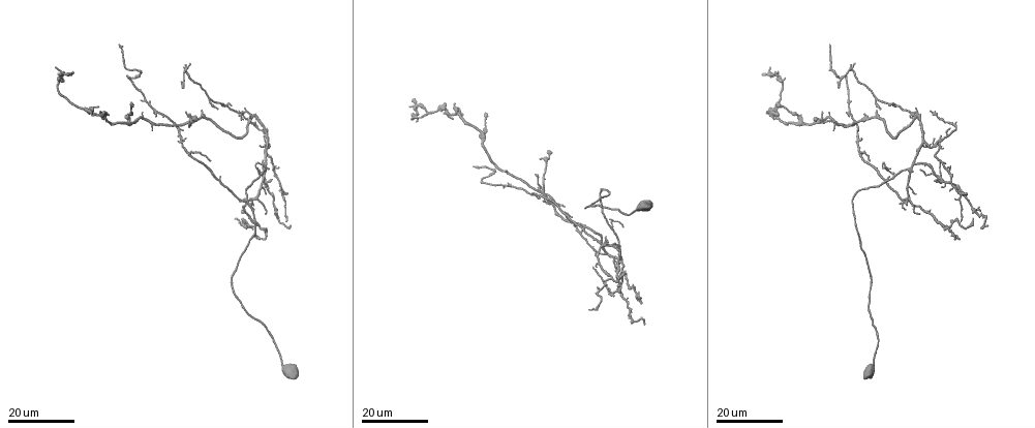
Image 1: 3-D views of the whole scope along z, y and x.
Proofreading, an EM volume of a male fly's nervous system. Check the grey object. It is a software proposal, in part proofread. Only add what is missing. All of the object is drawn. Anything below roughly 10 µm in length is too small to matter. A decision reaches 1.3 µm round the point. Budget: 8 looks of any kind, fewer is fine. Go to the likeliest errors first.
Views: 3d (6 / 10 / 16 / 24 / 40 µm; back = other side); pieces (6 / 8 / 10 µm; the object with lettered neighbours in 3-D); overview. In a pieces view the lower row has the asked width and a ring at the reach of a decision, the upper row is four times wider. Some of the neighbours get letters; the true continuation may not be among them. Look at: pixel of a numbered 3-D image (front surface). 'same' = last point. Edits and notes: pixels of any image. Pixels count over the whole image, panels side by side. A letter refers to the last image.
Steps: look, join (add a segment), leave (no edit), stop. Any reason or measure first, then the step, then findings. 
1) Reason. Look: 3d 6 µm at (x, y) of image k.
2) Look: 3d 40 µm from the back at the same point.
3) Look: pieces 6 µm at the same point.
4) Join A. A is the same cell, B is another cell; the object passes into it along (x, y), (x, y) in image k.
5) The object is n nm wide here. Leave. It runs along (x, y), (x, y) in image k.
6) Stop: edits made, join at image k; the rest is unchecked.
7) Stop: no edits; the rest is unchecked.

An open end. Look: 3d 24 µm at (865, 112) of image 1.

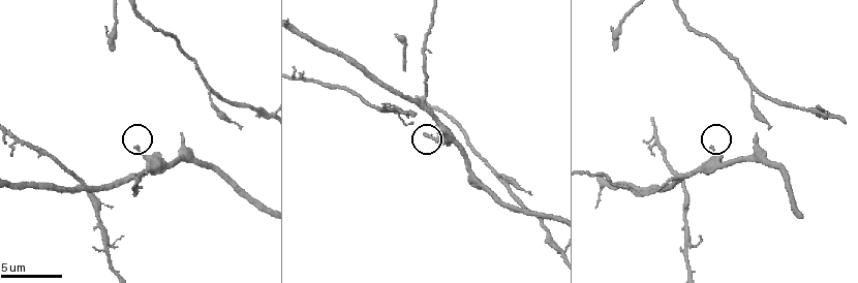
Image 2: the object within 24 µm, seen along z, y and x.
Look: pieces 10 µm at (712, 145) of image 2.

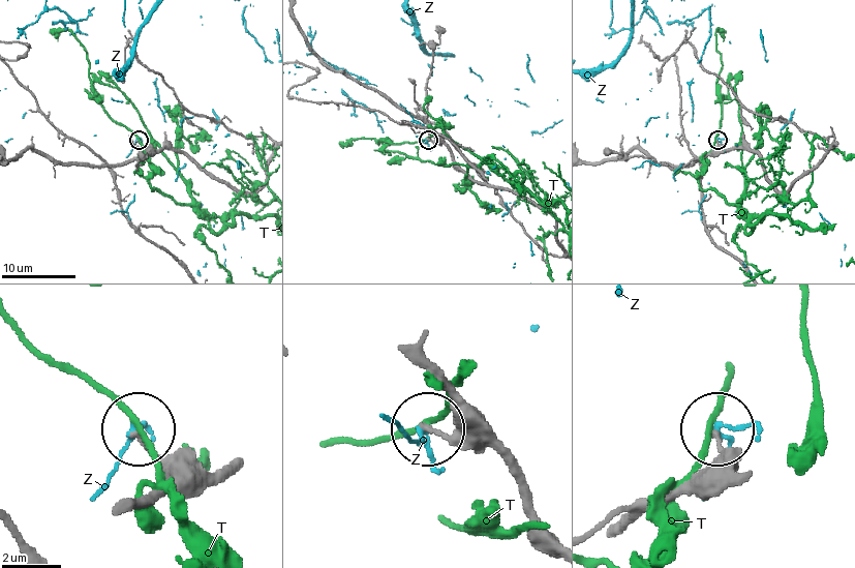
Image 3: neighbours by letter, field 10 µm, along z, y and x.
Leave. T and Z are other cells; none of them fits.

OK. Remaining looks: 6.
End of a long branch. Look: 3d 16 µm at (988, 226) of image 1.

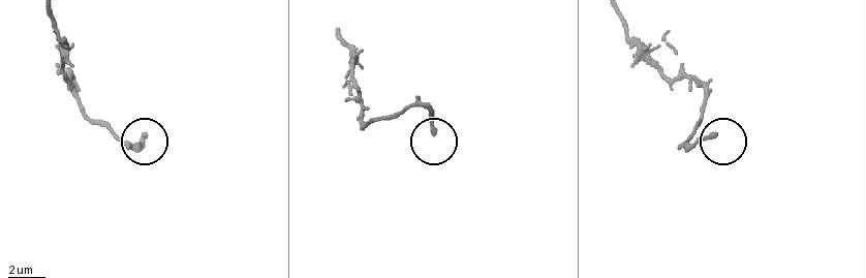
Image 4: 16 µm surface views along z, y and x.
See the neighbours. Look: pieces 6 µm at (143, 134) of image 4.

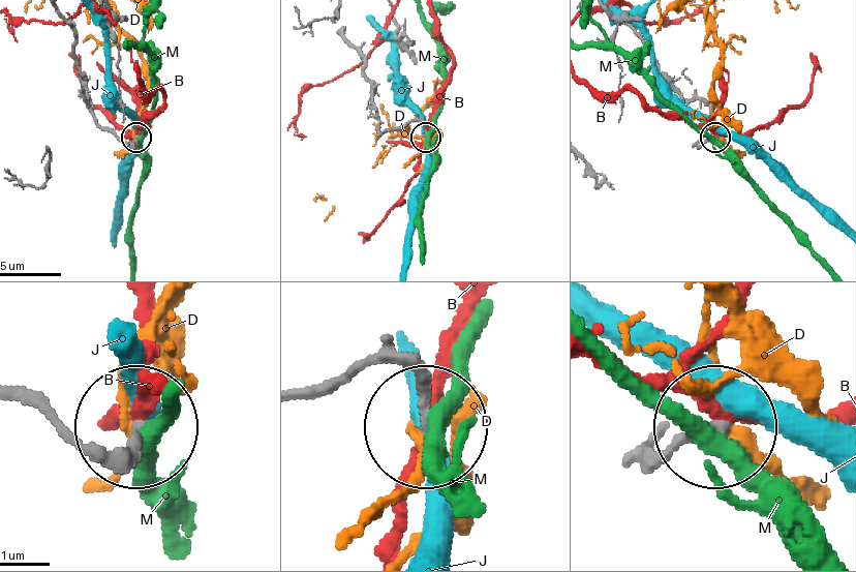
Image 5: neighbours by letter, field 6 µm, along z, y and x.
Leave. B, D, J and M are other cells; none of them fits.

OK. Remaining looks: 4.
Free end. Look: 3d 16 µm at (270, 179) of image 1.

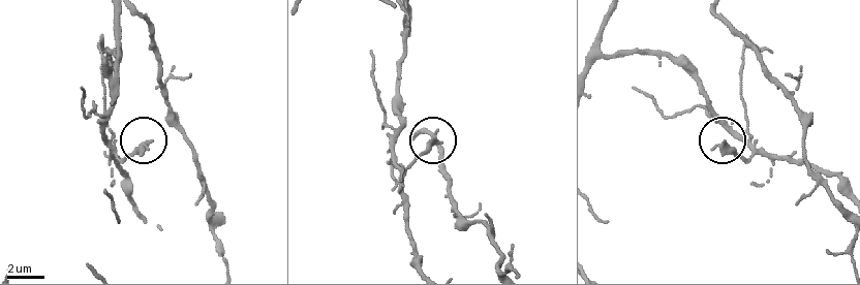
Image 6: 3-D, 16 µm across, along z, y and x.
Look: pieces 6 µm at (145, 148) of image 6.

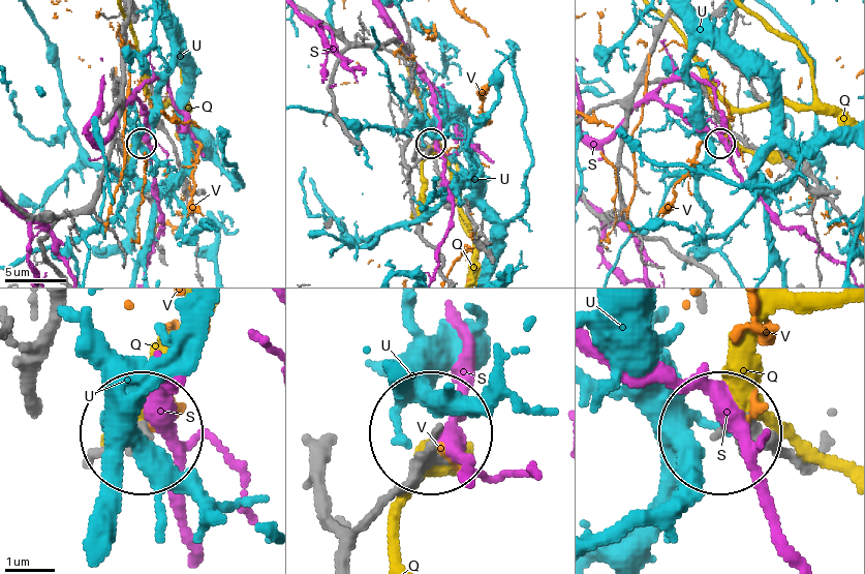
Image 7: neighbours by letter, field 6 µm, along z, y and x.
Leave. Q, S, U and V are other cells; none of them fits.

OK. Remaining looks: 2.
Free end. Look: pieces 10 µm at (613, 49) of image 2.

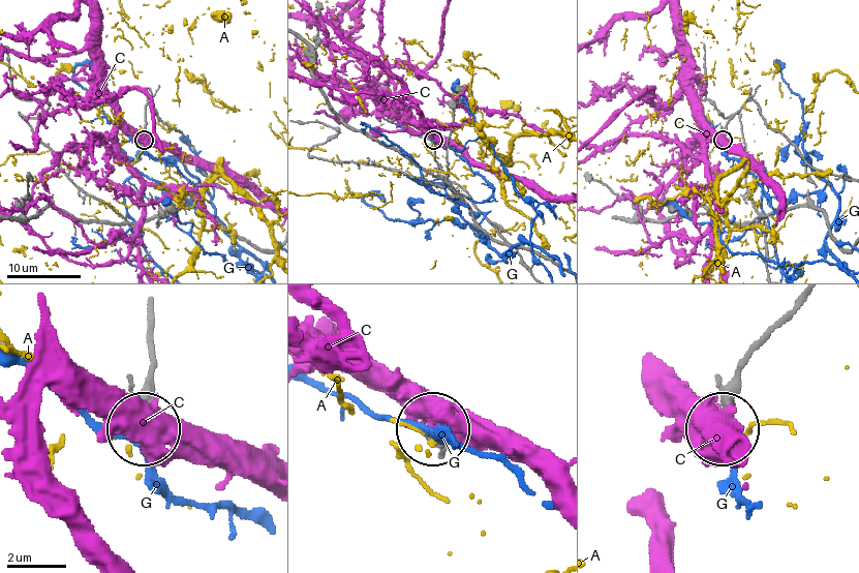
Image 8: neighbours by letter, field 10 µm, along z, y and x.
Leave. A, C and G are other cells; no lettered segment goes on from it.

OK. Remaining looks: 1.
Stop: no edits; the rest is unchecked.

